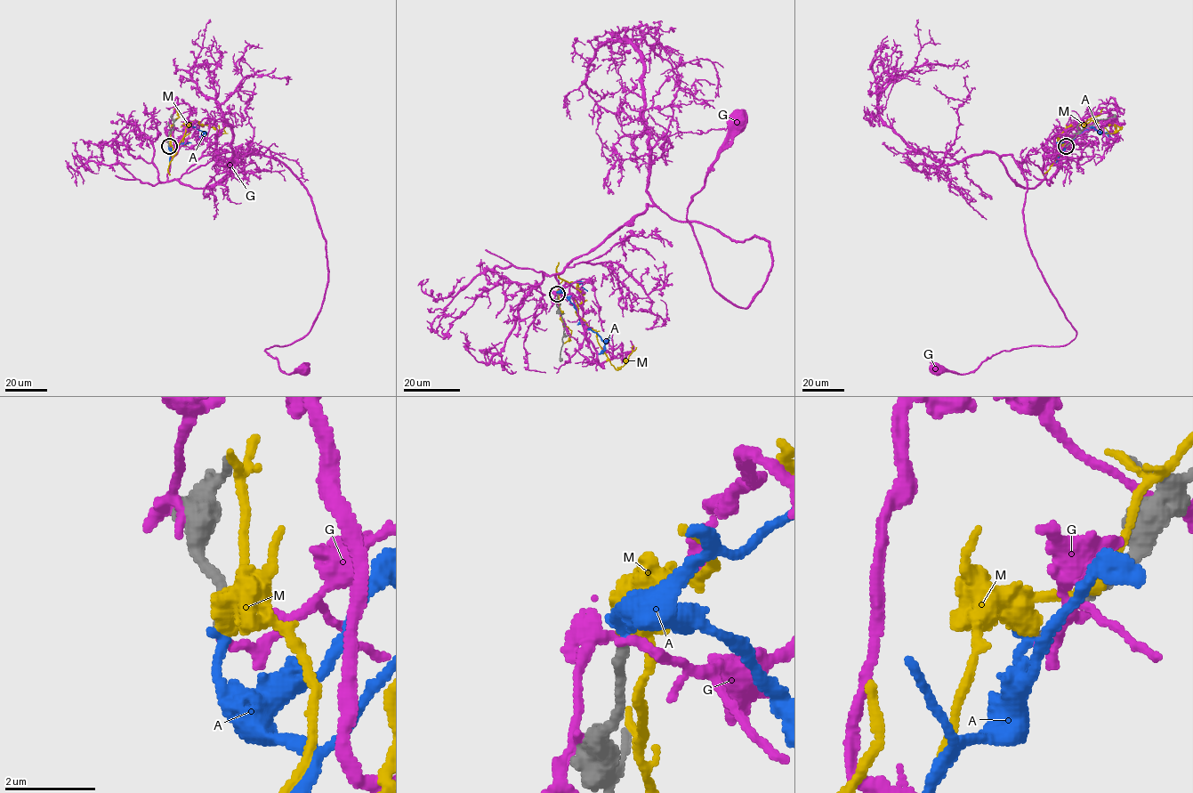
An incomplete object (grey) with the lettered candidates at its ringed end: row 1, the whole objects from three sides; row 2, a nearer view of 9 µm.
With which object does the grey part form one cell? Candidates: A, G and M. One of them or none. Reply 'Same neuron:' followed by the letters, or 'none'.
Same neuron: A

